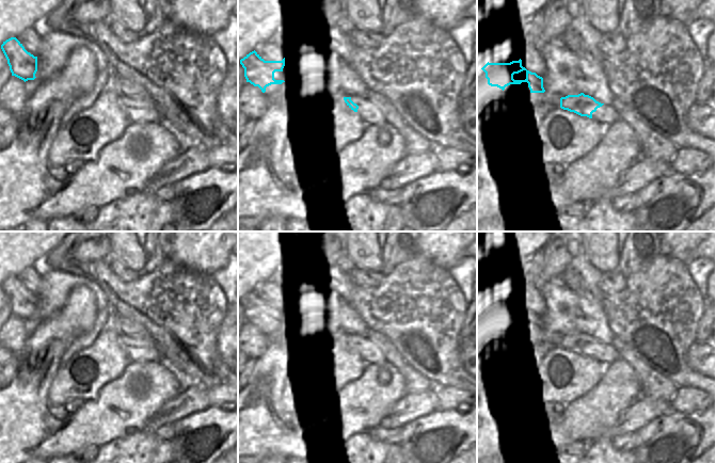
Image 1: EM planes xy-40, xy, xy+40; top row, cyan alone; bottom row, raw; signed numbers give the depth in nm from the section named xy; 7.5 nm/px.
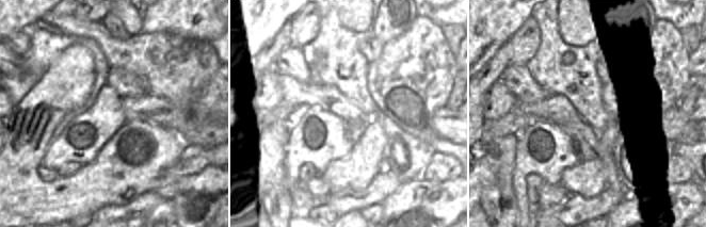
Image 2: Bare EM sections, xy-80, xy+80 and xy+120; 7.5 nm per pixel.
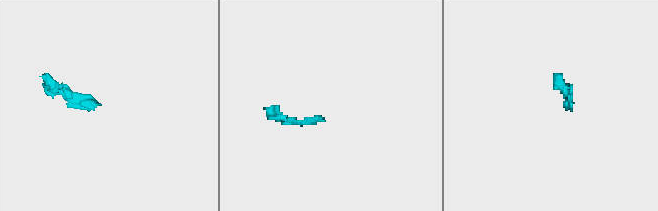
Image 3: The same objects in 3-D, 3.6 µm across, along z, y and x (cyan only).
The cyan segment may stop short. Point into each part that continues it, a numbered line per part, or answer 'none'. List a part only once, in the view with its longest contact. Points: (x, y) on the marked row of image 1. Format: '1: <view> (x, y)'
none

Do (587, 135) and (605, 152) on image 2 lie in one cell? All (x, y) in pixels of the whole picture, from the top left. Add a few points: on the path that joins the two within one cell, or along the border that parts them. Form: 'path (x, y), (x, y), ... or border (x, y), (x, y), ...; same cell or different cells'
path (591, 140), (600, 149); same cell

